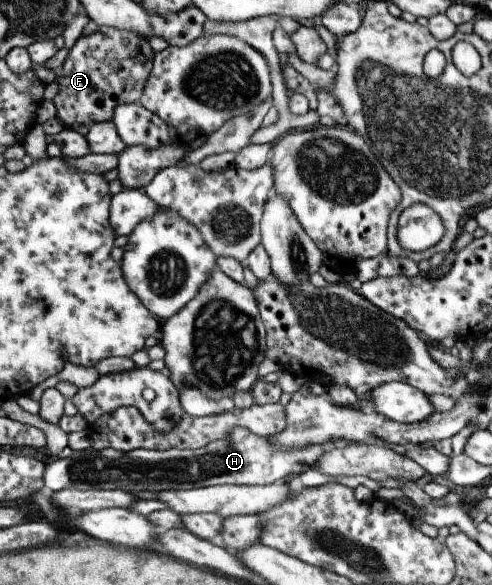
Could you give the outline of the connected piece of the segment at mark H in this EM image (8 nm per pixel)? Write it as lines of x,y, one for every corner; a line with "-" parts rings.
235,427
225,441
213,441
205,447
196,450
180,450
171,448
168,450
147,450
139,448
128,453
117,451
113,448
97,449
89,448
81,451
73,450
68,458
61,458
58,461
53,459
51,463
45,464
43,481
46,484
47,493
61,491
61,489
80,490
115,490
121,489
130,493
141,491
179,491
216,486
221,484
235,485
259,485
264,486
273,482
292,481
296,475
314,468
317,459
338,444
326,443
325,445
309,445
305,449
293,449
293,451
275,451
269,445
269,436
259,437
253,435
252,431
245,427

